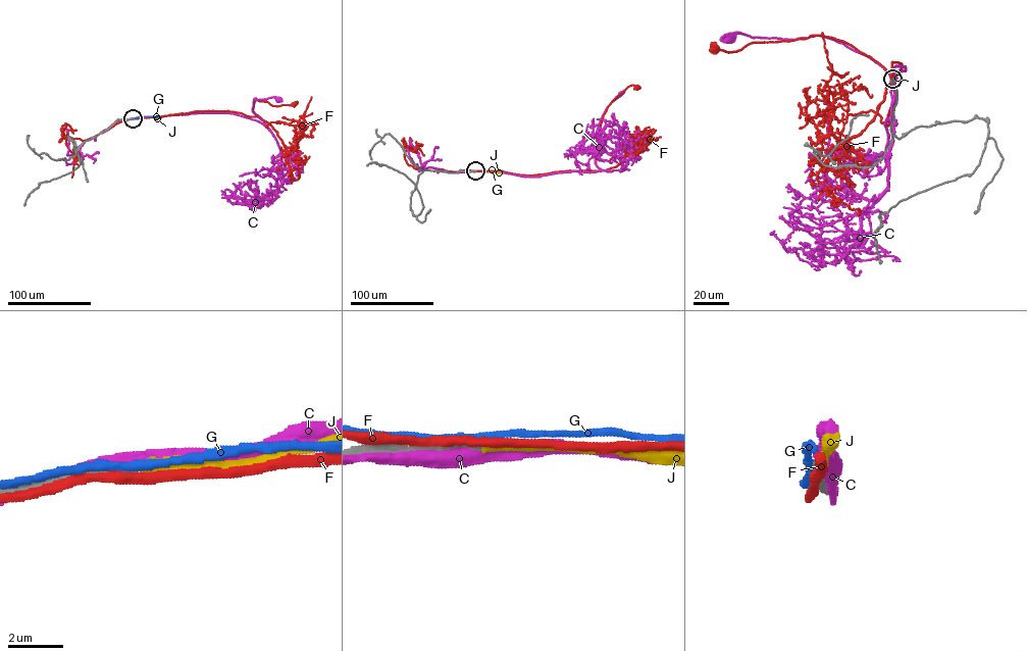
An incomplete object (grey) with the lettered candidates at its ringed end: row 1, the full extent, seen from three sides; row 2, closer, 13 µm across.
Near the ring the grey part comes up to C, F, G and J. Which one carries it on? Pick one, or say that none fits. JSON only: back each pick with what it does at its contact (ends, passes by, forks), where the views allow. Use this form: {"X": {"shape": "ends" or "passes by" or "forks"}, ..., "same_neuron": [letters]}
{"J": {"shape": "ends"}, "same_neuron": ["J"]}

